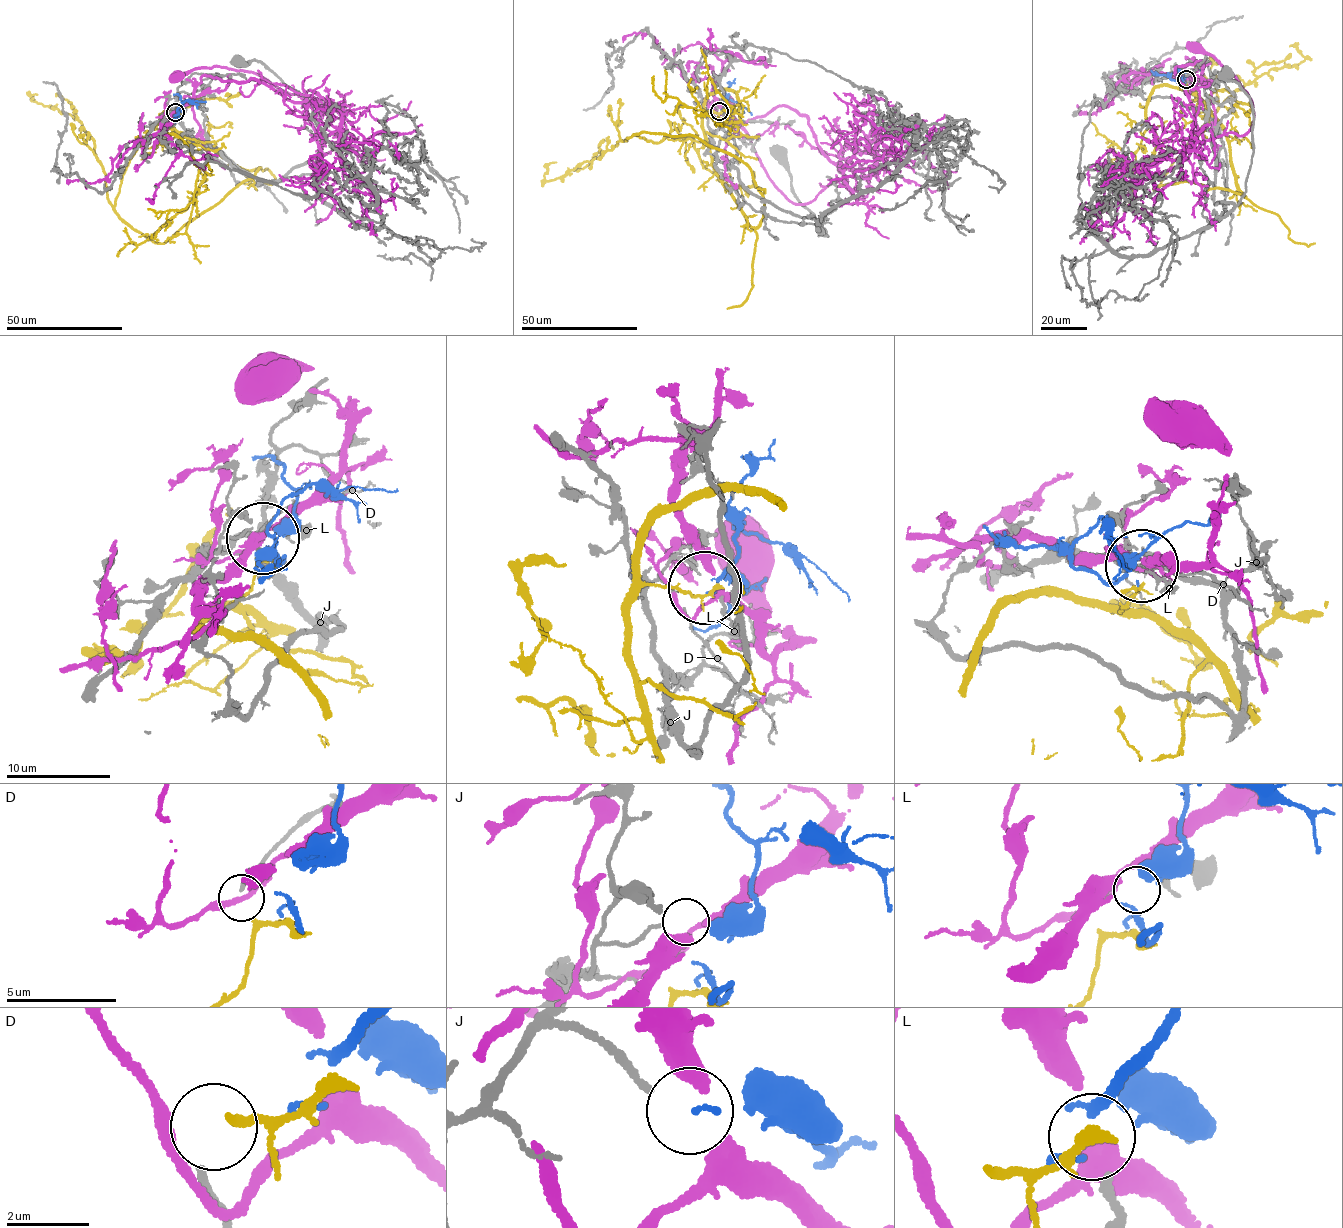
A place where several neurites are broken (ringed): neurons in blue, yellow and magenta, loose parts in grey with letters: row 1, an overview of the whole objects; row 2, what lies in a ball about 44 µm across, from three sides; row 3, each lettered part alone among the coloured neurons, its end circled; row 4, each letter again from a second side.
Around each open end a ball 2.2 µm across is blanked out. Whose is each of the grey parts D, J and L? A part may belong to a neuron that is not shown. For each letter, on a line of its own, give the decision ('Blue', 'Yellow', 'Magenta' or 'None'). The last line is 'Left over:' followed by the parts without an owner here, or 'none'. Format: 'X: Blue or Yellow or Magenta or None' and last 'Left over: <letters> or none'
D: Yellow
J: None
L: None
Left over: J, L

